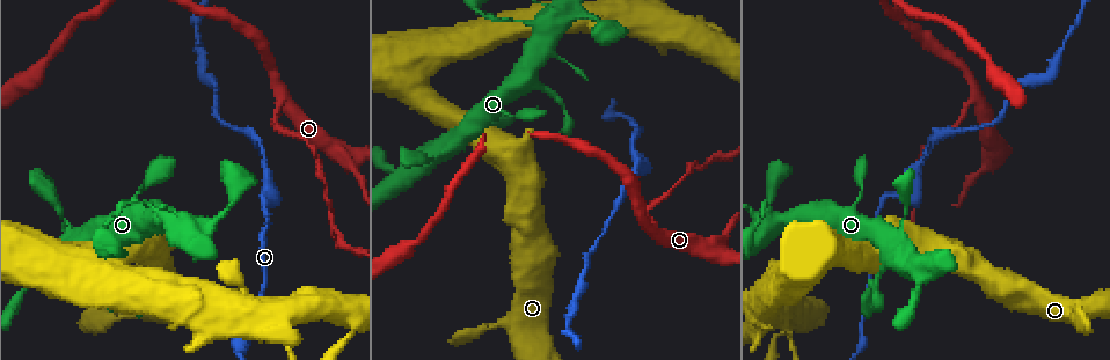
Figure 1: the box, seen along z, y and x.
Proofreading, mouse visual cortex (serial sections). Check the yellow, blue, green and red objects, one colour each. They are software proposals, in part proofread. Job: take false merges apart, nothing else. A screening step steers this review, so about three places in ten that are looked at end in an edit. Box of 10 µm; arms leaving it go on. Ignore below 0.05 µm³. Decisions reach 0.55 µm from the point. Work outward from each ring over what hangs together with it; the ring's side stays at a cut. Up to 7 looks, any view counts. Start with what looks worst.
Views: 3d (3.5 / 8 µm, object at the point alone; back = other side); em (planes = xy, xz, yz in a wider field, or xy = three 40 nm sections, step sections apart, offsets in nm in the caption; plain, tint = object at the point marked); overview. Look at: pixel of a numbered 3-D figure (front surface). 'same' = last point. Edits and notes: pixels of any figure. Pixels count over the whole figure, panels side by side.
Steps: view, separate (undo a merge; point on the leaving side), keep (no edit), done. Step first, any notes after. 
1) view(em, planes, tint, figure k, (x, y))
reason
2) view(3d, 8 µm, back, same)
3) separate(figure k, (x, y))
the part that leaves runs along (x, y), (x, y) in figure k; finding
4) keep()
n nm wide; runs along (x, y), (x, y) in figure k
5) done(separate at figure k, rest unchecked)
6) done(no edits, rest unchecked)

view(3d, 8 µm, back, figure 1, (281, 98))
three-way junction

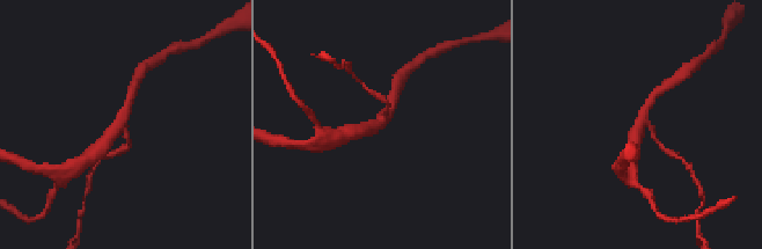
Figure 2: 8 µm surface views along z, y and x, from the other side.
view(3d, 3.5 µm, same)
closer look

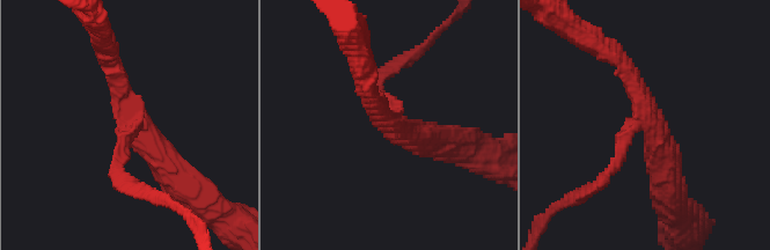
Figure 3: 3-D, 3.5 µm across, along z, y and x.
view(em, xy, step 5, tint, figure 3, (129, 126))
3 arms; arms of 150, 250, 400 nm

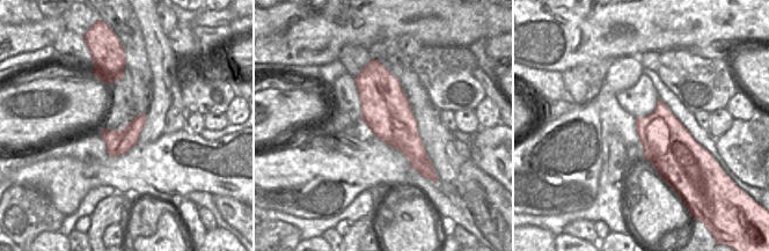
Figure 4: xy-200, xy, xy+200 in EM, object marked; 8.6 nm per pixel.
separate(figure 3, (604, 181))
the part that leaves runs along (628, 139), (594, 189), (565, 203) in figure 3; two cells meet here

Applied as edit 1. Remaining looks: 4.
view(3d, 3.5 µm, figure 1, (202, 79))
sharp bend

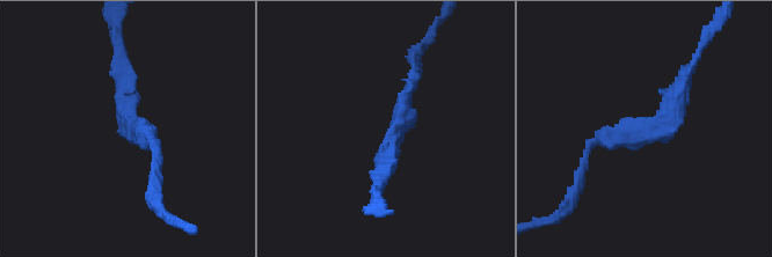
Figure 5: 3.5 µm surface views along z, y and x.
view(em, xy, step 3, tint, figure 5, (667, 127))

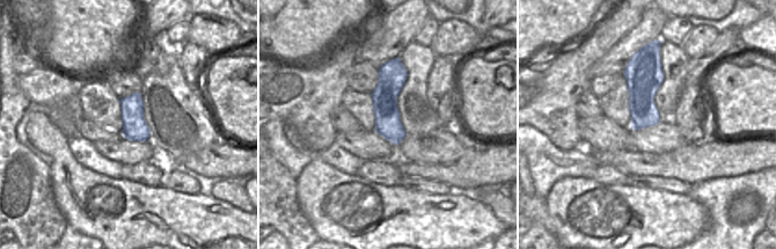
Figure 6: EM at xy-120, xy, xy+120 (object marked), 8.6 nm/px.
view(em, xy, step 5, tint, same)
cut it another way

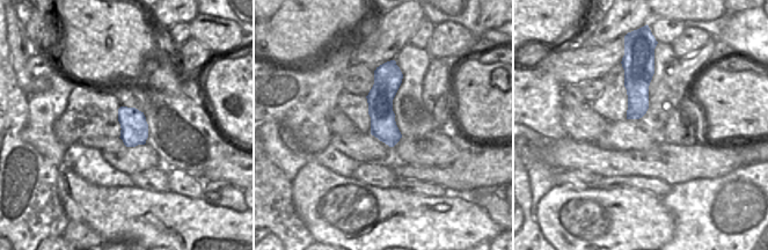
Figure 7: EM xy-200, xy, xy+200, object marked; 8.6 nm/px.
keep()
220 nm wide; runs along (596, 141), (664, 133), (693, 59) in figure 5; one cell here

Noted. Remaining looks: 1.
done(separate at figure 3, rest unchecked)

